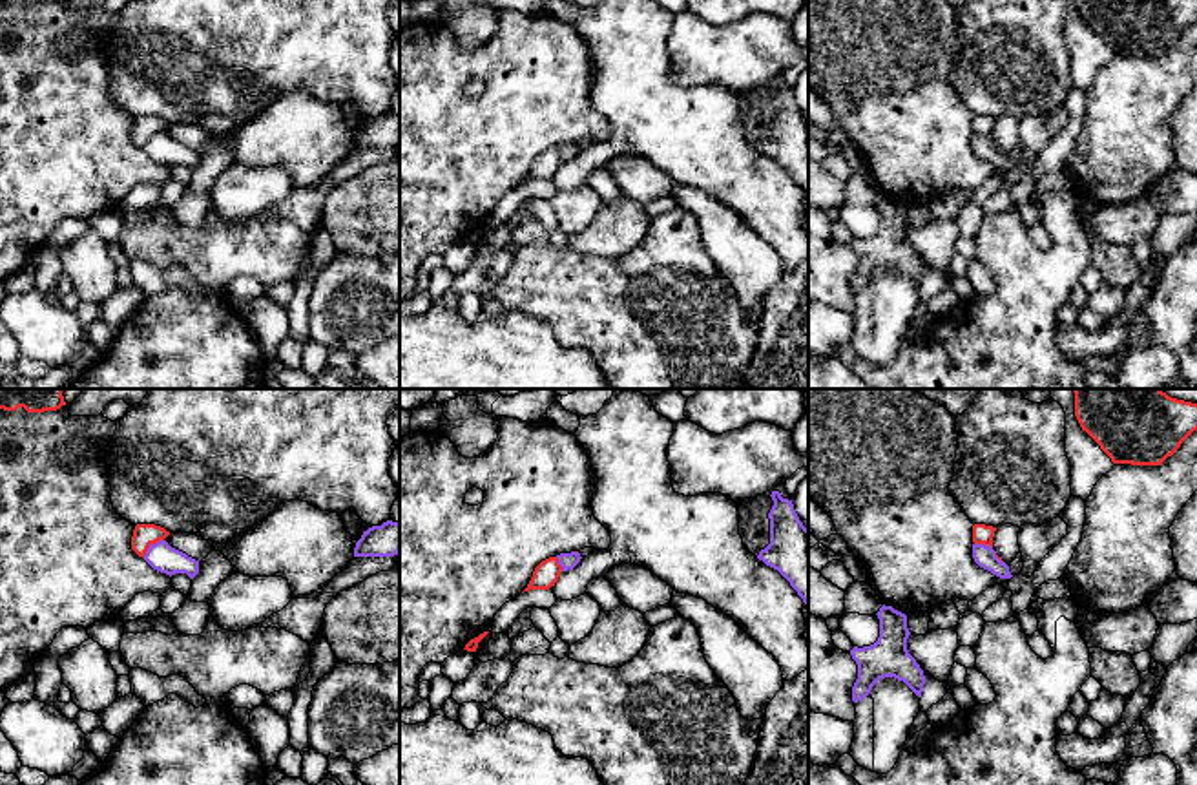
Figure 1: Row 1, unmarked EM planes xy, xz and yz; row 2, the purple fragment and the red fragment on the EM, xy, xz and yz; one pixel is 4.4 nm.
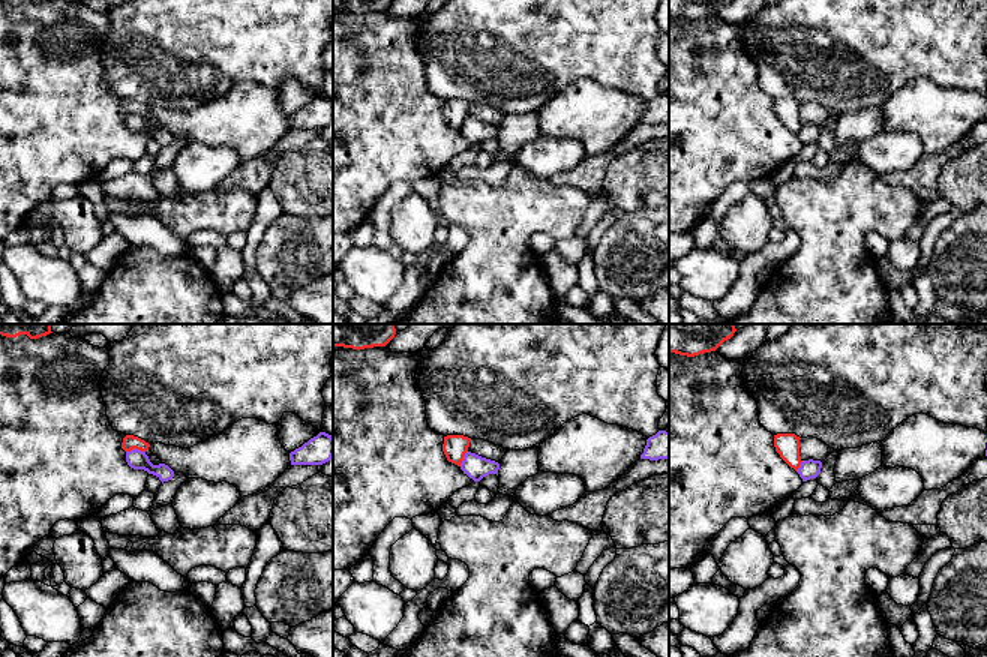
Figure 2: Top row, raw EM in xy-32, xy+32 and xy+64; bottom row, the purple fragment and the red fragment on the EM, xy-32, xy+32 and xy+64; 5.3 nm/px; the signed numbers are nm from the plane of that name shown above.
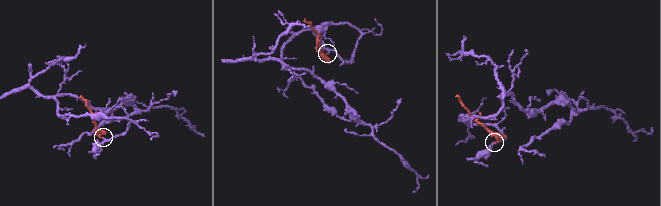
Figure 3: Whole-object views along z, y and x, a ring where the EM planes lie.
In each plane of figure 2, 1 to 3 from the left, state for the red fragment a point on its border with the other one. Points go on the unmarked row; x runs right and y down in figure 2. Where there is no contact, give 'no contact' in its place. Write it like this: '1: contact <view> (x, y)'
1: contact xy-32 (135, 113)
2: contact xy+32 (464, 122)
3: contact xy+64 (800, 129)

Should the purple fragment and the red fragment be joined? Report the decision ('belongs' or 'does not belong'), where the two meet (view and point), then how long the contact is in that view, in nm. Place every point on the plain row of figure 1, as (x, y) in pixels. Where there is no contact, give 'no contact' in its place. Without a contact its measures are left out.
does not belong; meets purple in xy at (150, 137); contact 130 nm long

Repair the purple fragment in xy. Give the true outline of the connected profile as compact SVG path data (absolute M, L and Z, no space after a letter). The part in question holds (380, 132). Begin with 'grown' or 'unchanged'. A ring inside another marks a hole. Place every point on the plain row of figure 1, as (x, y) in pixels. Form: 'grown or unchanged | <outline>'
unchanged | M387 111L363 122L354 148L394 148L400 144L400 115Z

